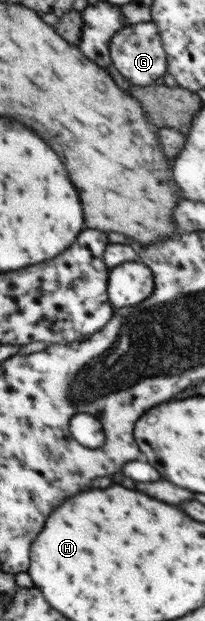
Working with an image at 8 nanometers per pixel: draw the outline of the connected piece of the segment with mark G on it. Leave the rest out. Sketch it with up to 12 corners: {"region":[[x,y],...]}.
{"region":[[153,22],[127,26],[109,40],[112,64],[146,87],[167,74]]}

